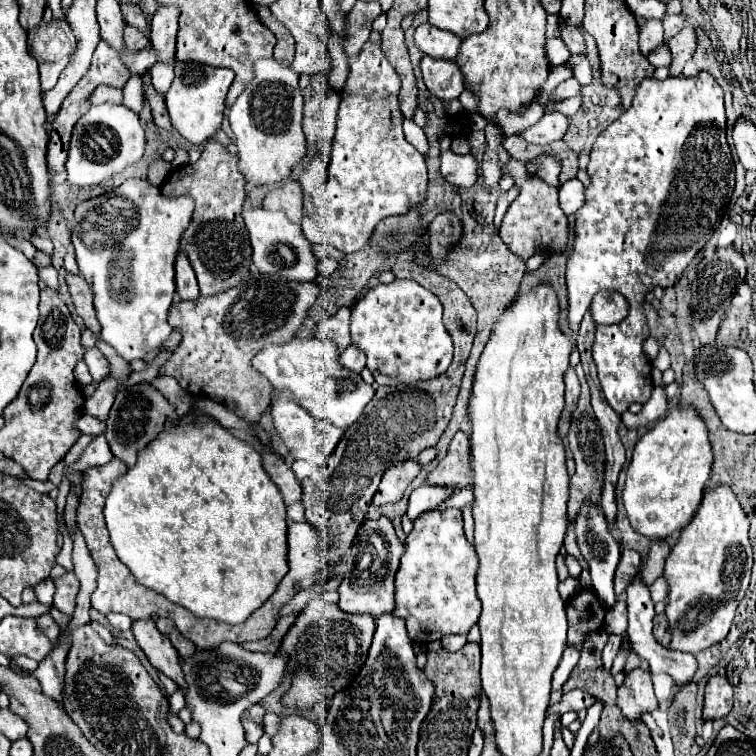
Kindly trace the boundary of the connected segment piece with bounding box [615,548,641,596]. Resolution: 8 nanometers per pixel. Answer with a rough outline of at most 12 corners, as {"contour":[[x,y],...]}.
{"contour":[[621,548],[615,570],[615,594],[621,596],[641,566],[635,550]]}

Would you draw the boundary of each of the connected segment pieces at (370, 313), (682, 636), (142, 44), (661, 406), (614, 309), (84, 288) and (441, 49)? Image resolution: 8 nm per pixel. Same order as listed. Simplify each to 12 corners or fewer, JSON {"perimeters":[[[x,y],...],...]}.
{"perimeters":[[[377,284],[351,338],[377,384],[443,374],[453,342],[439,298]],[[731,488],[665,560],[669,650],[729,634],[753,568]],[[127,24],[125,50],[141,52],[148,45],[143,32]],[[655,386],[639,414],[623,412],[627,428],[649,426],[667,412],[665,390]],[[601,290],[591,302],[597,324],[619,324],[629,314],[623,294]],[[67,272],[65,280],[77,314],[99,334],[93,294],[81,274]],[[429,22],[415,28],[415,44],[431,58],[453,60],[461,38]]]}

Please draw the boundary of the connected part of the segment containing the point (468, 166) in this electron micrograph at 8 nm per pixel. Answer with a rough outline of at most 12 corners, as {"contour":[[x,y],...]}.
{"contour":[[441,152],[441,174],[457,188],[477,180],[471,154]]}

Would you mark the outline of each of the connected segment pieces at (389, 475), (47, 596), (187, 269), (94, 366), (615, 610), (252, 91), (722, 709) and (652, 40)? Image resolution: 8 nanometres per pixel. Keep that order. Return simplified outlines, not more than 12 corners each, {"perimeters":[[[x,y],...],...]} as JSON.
{"perimeters":[[[415,460],[391,466],[381,478],[373,506],[399,502],[419,472]],[[45,580],[35,586],[39,602],[53,602],[55,584]],[[183,250],[175,260],[181,300],[199,296],[195,272]],[[97,346],[85,348],[93,382],[109,374],[109,362]],[[621,596],[607,612],[605,630],[623,634],[627,626],[627,606]],[[259,58],[229,110],[239,170],[273,186],[305,156],[291,66]],[[711,676],[703,718],[725,718],[733,708],[733,686]],[[661,20],[641,24],[639,48],[647,56],[665,44]]]}

